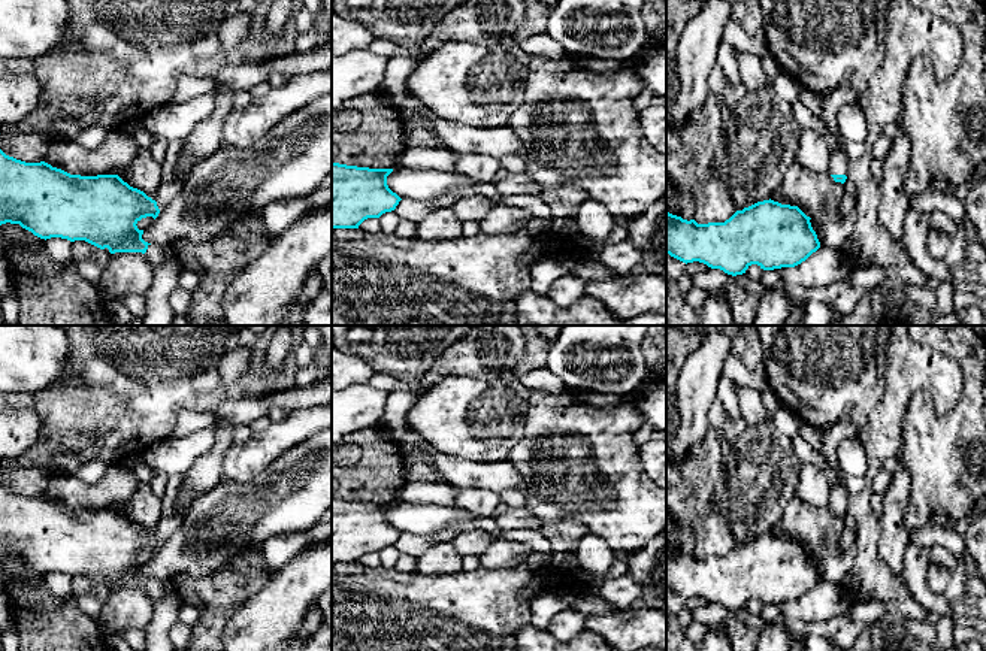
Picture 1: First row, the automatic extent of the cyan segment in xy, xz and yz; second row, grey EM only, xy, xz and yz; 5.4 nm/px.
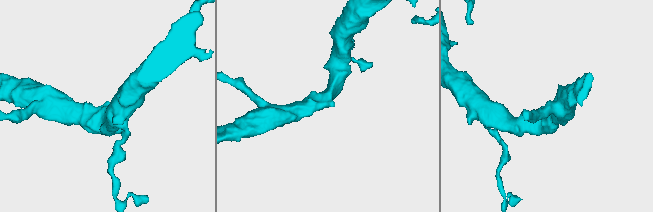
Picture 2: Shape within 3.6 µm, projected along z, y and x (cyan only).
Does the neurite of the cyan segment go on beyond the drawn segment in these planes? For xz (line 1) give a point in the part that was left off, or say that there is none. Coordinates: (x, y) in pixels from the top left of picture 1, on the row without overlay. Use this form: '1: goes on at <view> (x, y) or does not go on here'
1: does not go on here

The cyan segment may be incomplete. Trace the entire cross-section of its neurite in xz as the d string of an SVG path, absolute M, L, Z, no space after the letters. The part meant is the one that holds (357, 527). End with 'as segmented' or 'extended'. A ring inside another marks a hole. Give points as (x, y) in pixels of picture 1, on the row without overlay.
M332 497L332 563L359 563L365 554L394 545L402 533L387 520L391 506Z | as segmented

